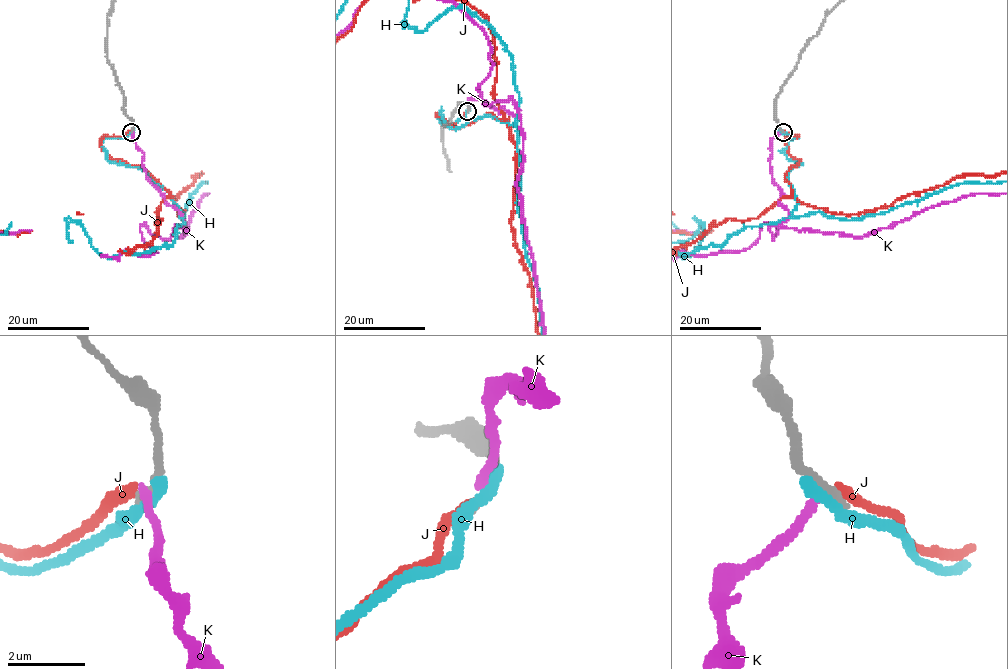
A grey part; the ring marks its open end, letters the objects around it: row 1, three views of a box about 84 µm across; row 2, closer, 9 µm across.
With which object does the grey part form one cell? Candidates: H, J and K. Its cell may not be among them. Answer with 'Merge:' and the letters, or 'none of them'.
Merge: none of them

